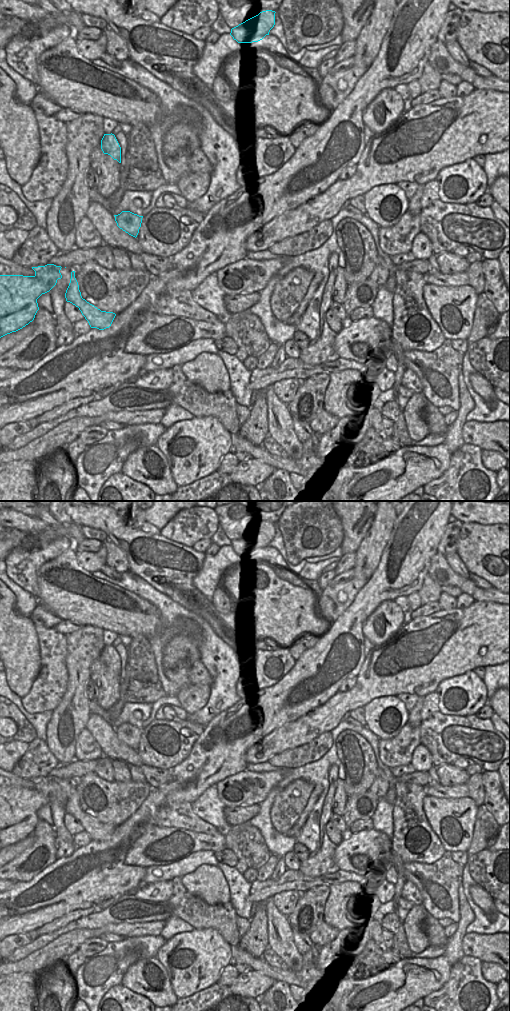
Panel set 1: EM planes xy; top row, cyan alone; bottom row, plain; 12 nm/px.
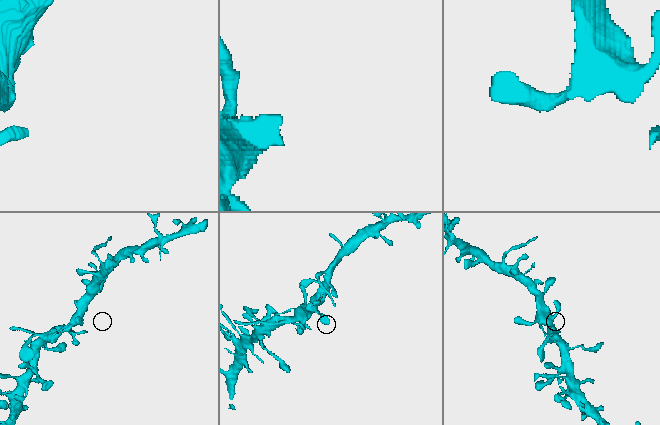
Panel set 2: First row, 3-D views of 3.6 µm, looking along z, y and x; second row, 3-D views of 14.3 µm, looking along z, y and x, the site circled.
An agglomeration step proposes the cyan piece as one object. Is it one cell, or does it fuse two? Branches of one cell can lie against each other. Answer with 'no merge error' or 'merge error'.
no merge error

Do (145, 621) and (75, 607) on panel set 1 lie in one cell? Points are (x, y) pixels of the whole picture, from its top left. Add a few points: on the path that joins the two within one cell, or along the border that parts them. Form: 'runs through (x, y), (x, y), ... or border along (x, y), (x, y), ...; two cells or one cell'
runs through (128, 614), (110, 607), (92, 607); one cell

